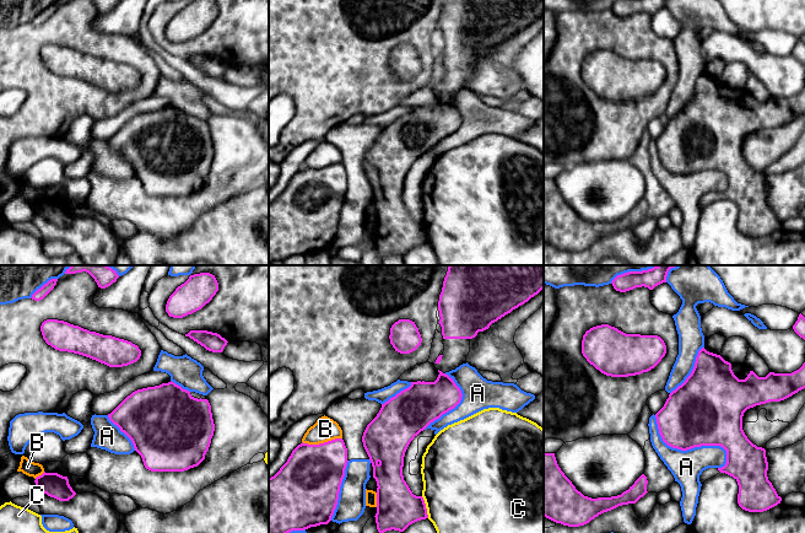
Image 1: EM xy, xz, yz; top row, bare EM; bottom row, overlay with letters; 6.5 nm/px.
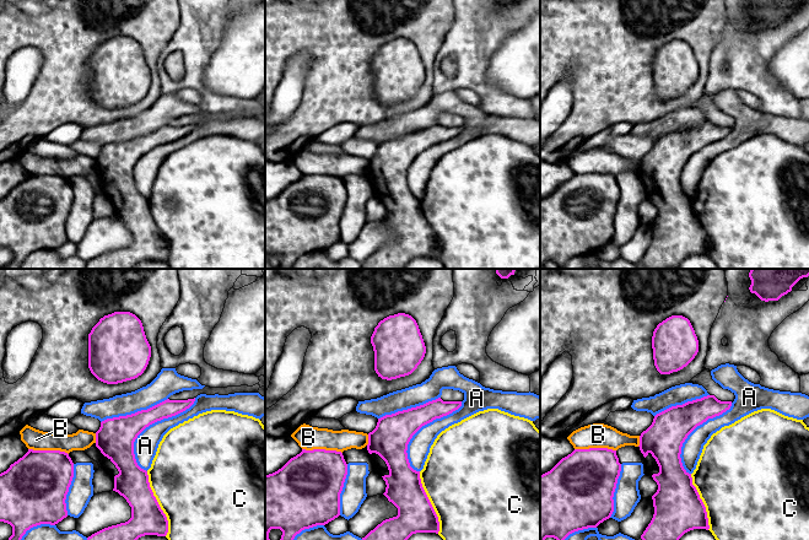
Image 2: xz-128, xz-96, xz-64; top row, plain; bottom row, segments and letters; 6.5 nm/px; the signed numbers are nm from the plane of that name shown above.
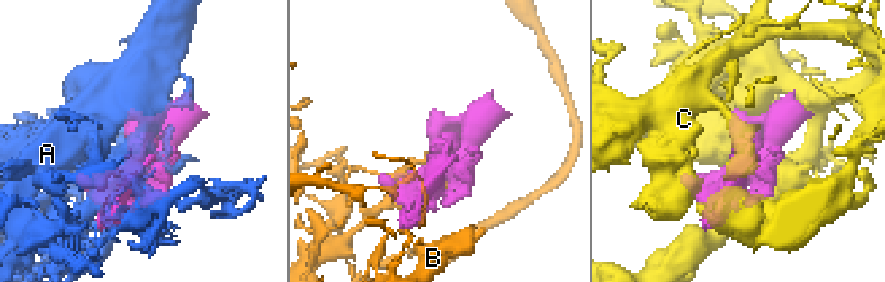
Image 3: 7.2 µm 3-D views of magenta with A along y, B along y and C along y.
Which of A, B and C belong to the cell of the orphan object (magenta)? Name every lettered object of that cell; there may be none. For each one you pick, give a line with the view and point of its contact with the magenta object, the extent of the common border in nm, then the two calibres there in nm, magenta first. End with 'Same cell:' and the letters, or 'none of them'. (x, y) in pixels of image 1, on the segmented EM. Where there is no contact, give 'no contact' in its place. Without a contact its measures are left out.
Same cell: none of them

